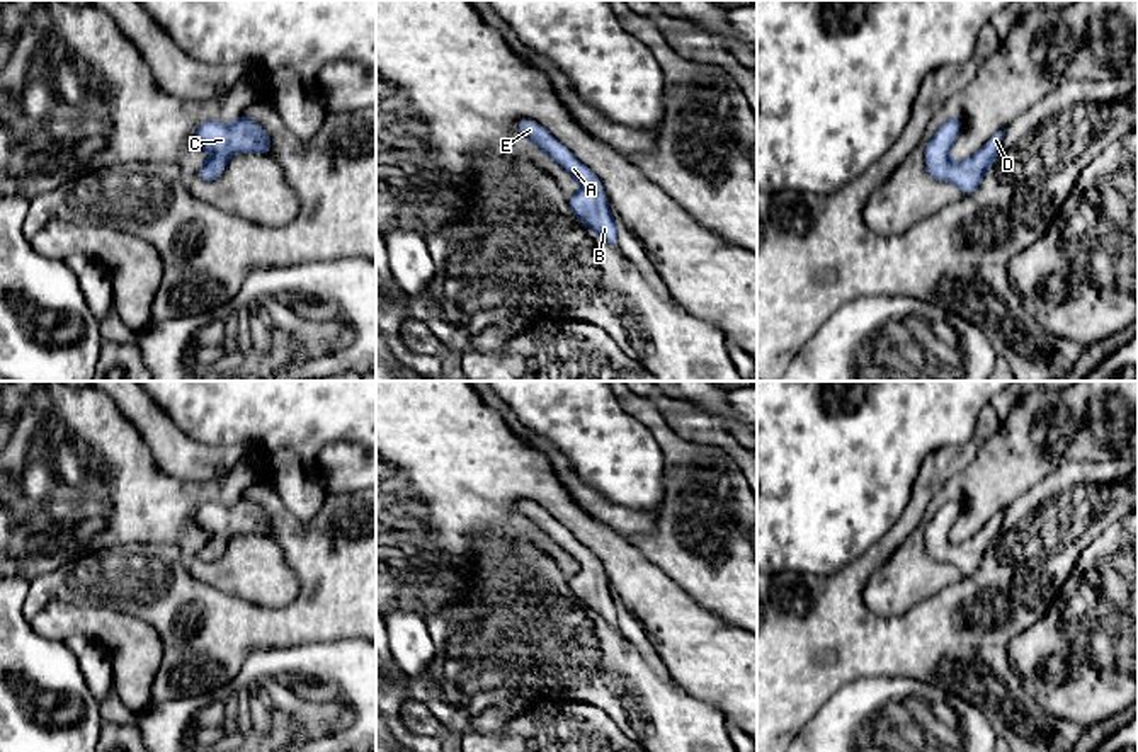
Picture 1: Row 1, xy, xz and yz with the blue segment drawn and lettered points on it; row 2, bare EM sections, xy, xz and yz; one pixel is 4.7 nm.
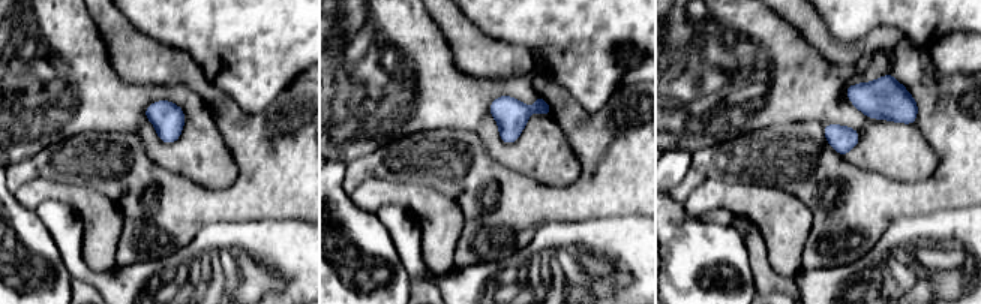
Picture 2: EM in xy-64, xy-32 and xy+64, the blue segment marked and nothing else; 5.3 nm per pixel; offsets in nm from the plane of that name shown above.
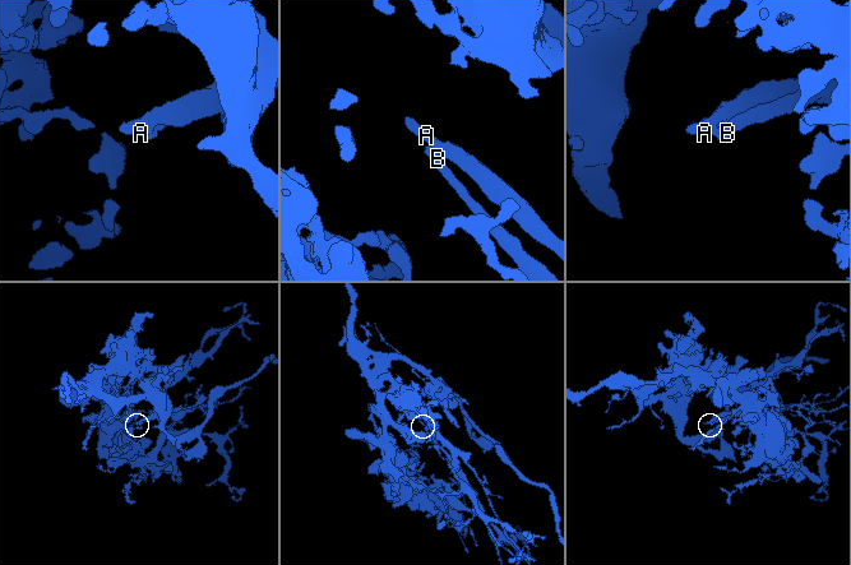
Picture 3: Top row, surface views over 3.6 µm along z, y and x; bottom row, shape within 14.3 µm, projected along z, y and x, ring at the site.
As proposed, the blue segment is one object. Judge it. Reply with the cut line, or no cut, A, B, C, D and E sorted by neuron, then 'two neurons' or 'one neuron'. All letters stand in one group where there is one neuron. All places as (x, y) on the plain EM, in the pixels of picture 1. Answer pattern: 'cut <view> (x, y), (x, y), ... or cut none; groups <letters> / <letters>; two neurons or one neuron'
cut none; groups A B C D E; one neuron

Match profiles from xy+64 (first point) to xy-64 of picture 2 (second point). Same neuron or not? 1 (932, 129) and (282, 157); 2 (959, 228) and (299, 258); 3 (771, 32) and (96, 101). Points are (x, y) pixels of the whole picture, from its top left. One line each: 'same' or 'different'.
1: same
2: same
3: same

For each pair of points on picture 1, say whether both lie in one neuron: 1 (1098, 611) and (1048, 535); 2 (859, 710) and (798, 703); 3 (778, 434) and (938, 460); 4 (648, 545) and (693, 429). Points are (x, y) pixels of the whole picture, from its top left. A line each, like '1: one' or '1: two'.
1: two
2: two
3: two
4: two

